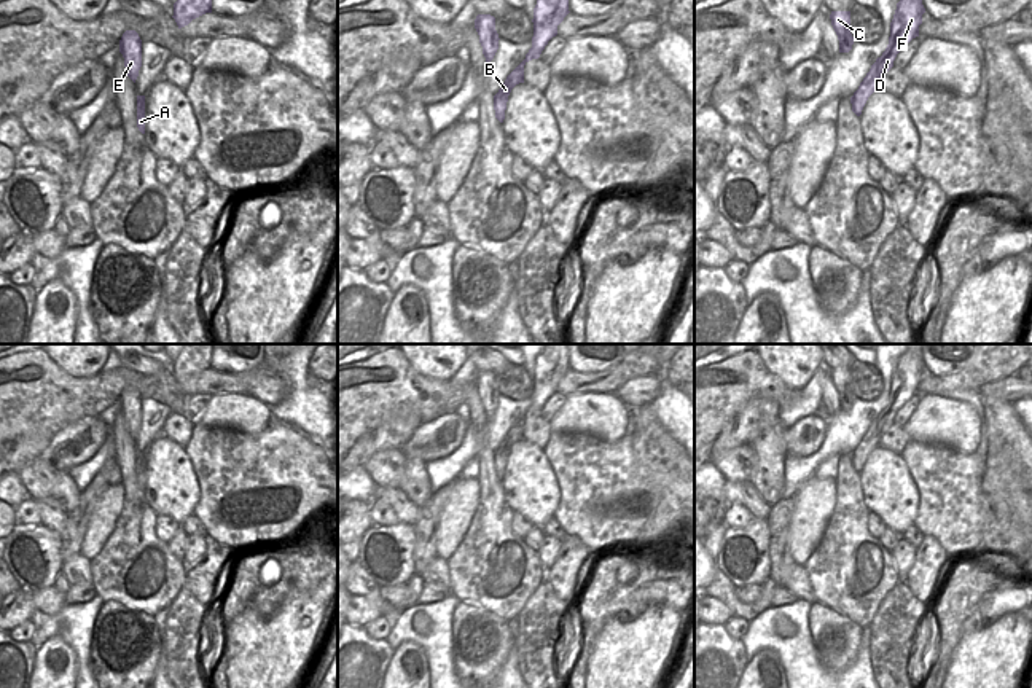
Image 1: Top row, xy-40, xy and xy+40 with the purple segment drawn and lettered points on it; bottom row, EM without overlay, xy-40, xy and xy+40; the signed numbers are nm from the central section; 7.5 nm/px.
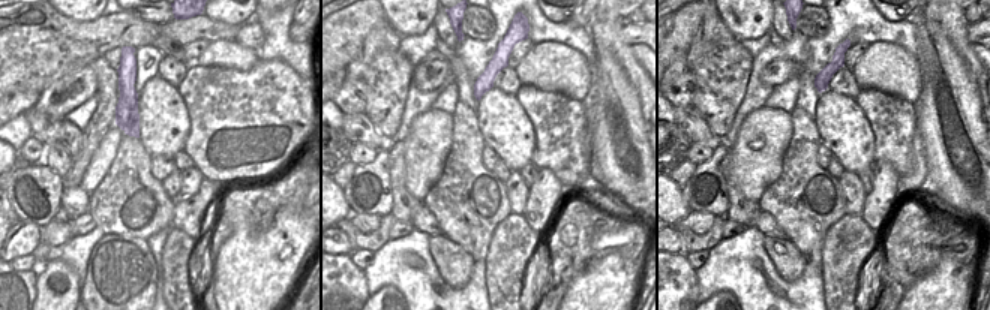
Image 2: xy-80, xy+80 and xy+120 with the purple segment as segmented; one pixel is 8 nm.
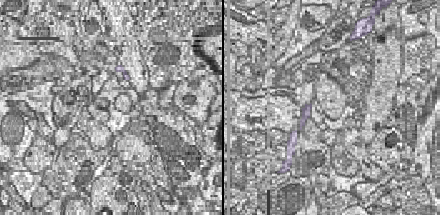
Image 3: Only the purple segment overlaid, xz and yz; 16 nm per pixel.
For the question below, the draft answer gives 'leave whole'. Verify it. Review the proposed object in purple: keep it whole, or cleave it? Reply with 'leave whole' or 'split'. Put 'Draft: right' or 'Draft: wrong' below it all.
split
Draft: wrong

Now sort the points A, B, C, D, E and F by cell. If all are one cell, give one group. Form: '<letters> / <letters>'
A C E / B D F

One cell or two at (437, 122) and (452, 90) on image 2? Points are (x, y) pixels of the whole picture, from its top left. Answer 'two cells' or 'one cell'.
two cells

